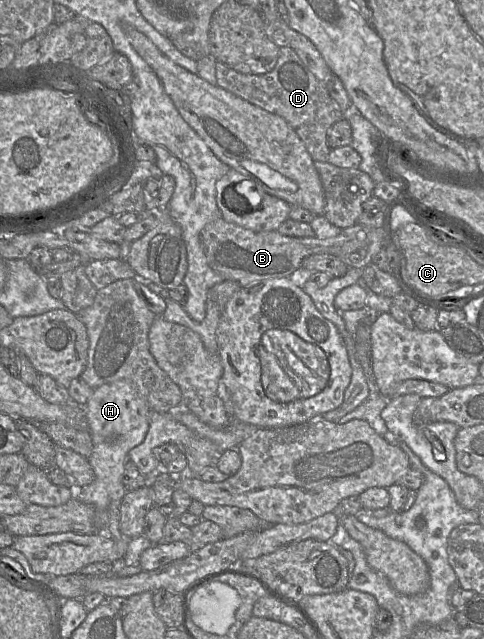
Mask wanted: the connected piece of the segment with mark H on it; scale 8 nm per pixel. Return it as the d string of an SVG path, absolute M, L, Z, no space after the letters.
M123 380L94 389L84 409L93 444L87 460L95 477L89 485L74 490L81 502L92 505L97 512L106 512L111 501L122 501L127 492L122 482L124 465L129 460L129 451L145 439L151 412L133 384Z

